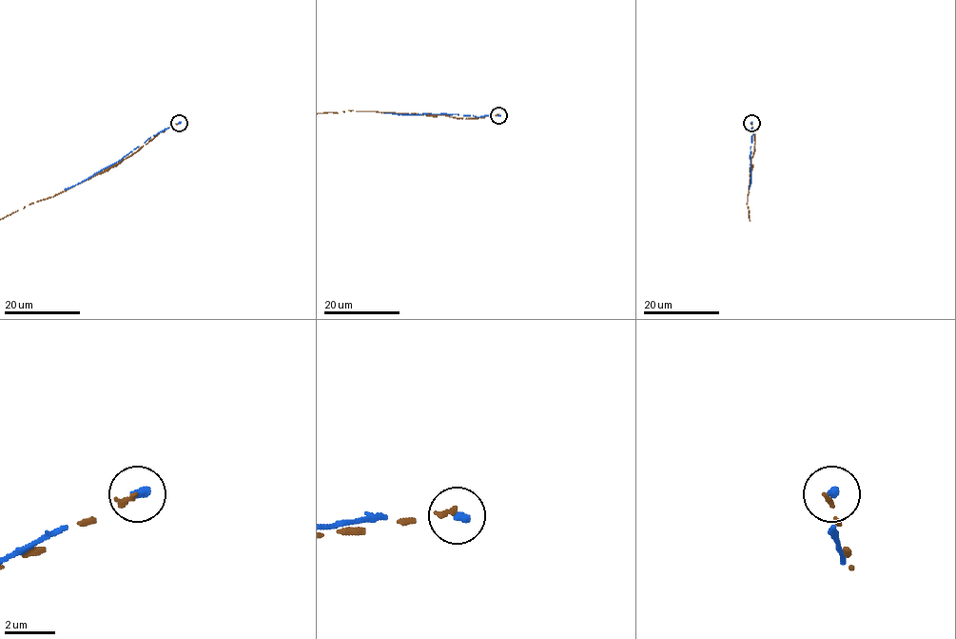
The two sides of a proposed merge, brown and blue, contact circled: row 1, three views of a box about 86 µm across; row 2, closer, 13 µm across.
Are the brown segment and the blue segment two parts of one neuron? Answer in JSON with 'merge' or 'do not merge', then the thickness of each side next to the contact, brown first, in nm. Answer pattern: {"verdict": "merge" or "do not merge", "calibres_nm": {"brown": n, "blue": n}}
{"verdict": "do not merge", "calibres_nm": {"brown": 170, "blue": 280}}

